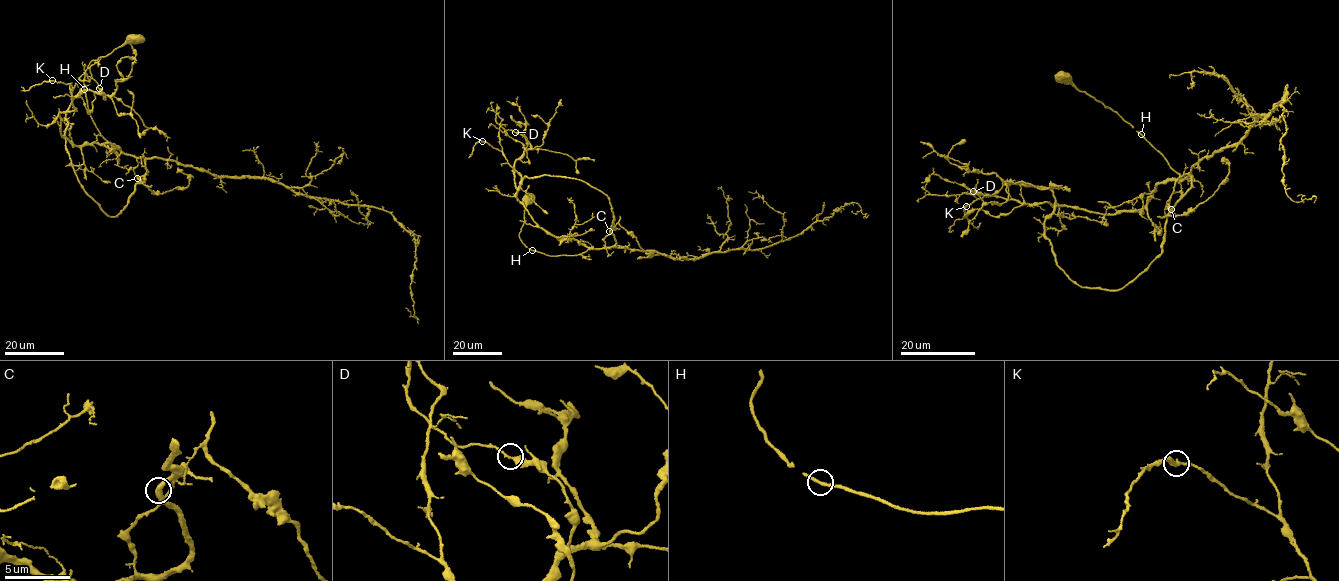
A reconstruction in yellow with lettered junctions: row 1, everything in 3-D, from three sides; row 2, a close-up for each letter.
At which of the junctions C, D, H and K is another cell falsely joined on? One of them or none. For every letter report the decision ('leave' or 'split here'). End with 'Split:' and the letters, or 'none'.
C: leave
D: leave
H: leave
K: leave
Split: none

